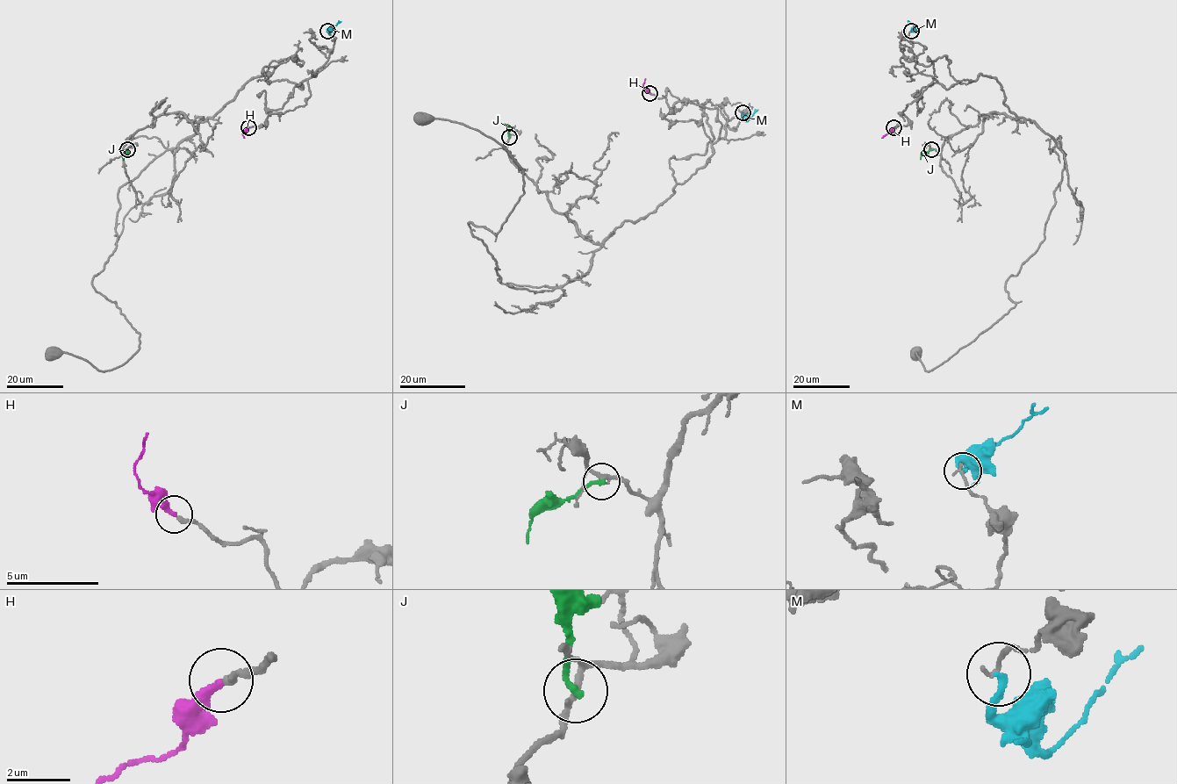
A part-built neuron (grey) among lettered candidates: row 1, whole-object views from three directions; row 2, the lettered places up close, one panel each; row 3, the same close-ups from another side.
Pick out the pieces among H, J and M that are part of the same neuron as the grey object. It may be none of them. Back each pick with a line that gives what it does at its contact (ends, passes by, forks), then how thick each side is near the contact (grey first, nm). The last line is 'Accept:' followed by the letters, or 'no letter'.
H: It ends there. Thickness 200 nm (grey) against 280 nm
Accept: H

